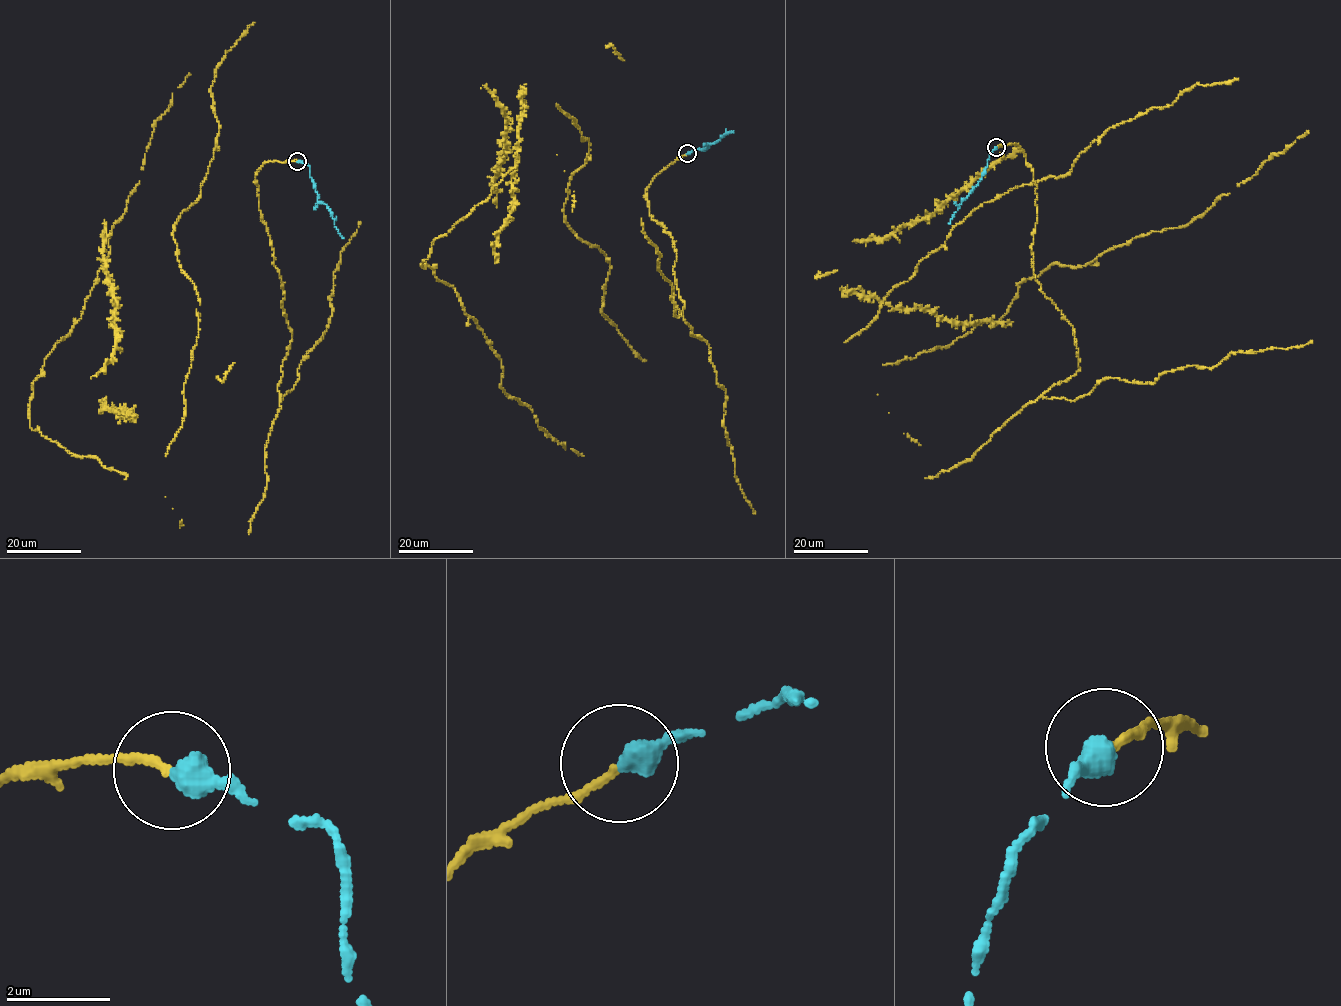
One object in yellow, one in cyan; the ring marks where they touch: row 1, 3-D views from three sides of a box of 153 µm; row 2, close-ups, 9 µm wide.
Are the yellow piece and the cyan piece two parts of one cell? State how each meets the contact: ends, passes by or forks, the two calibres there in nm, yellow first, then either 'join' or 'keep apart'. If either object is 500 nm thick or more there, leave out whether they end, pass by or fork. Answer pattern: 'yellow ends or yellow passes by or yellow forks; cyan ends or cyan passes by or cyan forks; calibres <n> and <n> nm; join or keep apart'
calibres 140 and 500 nm; join

